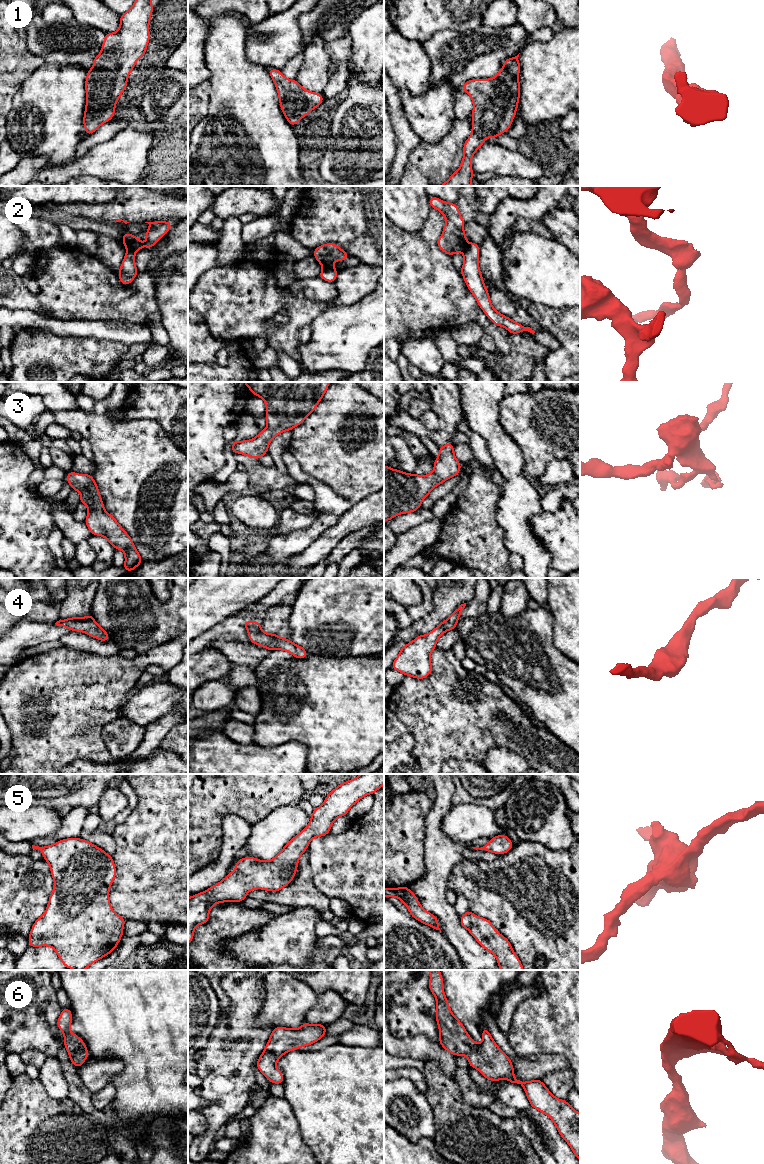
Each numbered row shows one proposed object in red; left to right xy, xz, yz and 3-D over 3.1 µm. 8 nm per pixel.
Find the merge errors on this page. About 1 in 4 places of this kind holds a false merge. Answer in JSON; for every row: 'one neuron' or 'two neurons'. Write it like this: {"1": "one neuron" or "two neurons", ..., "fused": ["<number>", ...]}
{"1": "one neuron", "2": "two neurons", "3": "one neuron", "4": "one neuron", "5": "one neuron", "6": "one neuron", "fused": ["2"]}

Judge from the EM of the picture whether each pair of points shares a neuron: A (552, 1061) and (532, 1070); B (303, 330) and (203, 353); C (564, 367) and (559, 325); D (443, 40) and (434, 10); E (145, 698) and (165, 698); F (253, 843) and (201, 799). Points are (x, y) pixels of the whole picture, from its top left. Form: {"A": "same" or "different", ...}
{"A": "same", "B": "different", "C": "same", "D": "different", "E": "same", "F": "different"}

